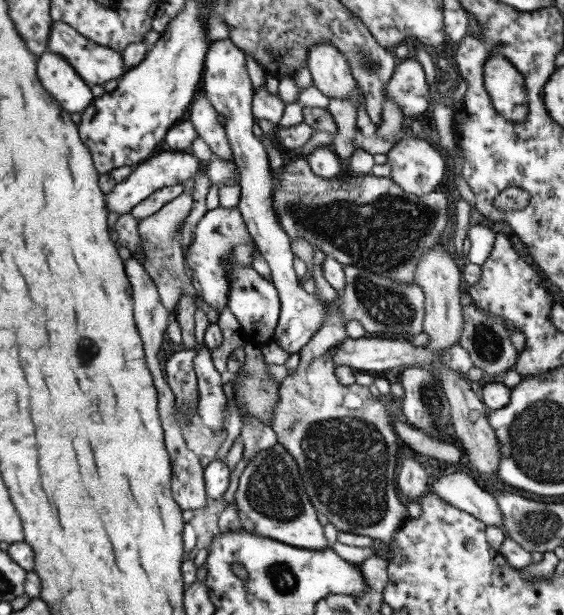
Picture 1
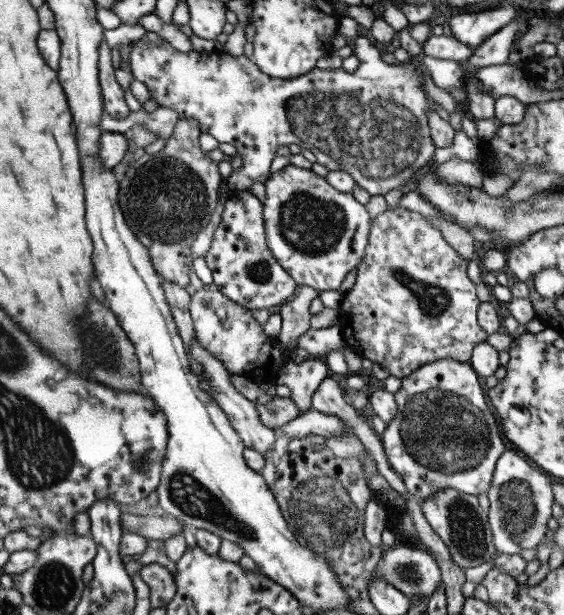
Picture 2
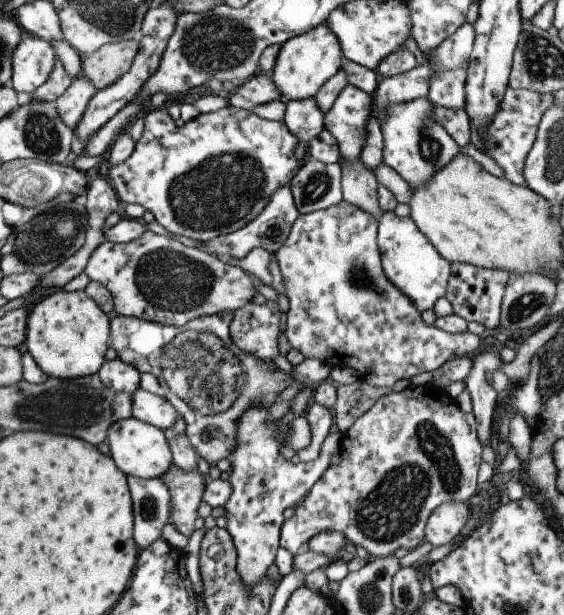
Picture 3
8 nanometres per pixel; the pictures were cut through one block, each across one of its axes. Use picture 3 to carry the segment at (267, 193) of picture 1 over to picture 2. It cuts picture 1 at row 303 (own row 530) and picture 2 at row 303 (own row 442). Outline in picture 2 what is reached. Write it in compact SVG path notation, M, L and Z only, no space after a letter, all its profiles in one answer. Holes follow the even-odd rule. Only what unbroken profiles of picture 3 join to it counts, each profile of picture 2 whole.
M398 206L396 208L389 208L383 214L376 216L376 218L372 220L369 230L369 243L365 248L365 255L357 266L356 282L347 293L343 294L341 304L338 306L340 312L338 325L340 332L342 332L342 338L344 339L346 348L351 348L362 358L368 358L368 360L372 360L373 363L378 362L378 364L382 364L392 376L397 376L401 379L406 375L412 374L420 365L425 365L438 359L449 358L468 363L474 347L478 343L484 342L488 337L488 334L480 328L477 321L480 301L476 295L476 287L466 273L468 262L469 260L467 258L460 256L460 254L444 240L440 229L432 226L426 221L426 218L419 213L414 213Z

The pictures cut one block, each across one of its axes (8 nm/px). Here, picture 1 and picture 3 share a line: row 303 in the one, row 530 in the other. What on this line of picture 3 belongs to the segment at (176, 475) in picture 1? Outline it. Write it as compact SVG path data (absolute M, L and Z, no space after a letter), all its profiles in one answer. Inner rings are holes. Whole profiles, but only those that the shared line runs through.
M127 477L129 490L133 502L133 538L141 550L150 546L162 536L162 528L169 523L170 518L170 490L161 478L143 479L140 477Z

